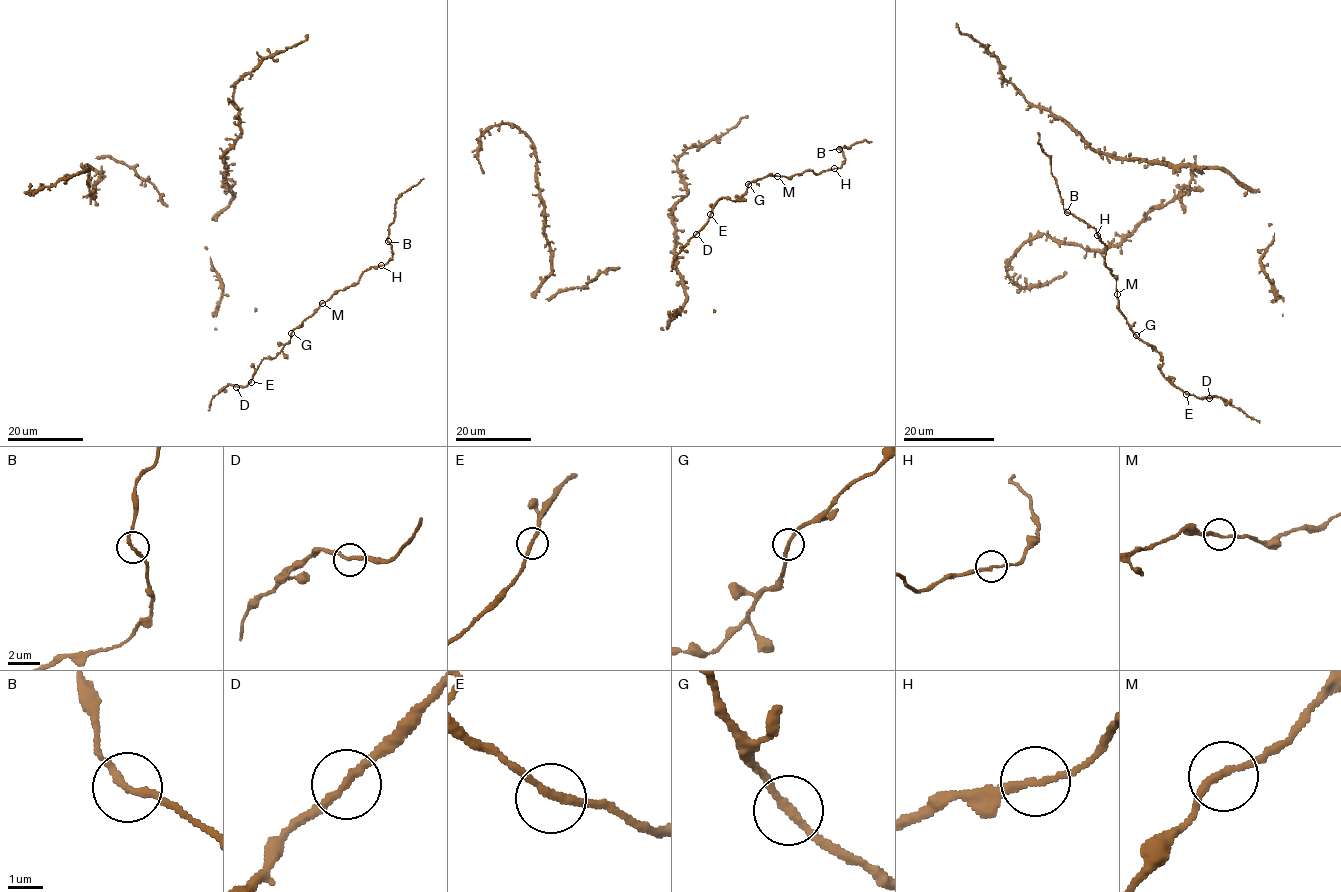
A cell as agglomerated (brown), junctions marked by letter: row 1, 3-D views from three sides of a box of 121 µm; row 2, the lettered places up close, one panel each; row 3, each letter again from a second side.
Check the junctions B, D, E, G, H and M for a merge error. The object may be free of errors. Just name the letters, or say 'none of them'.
none of them

